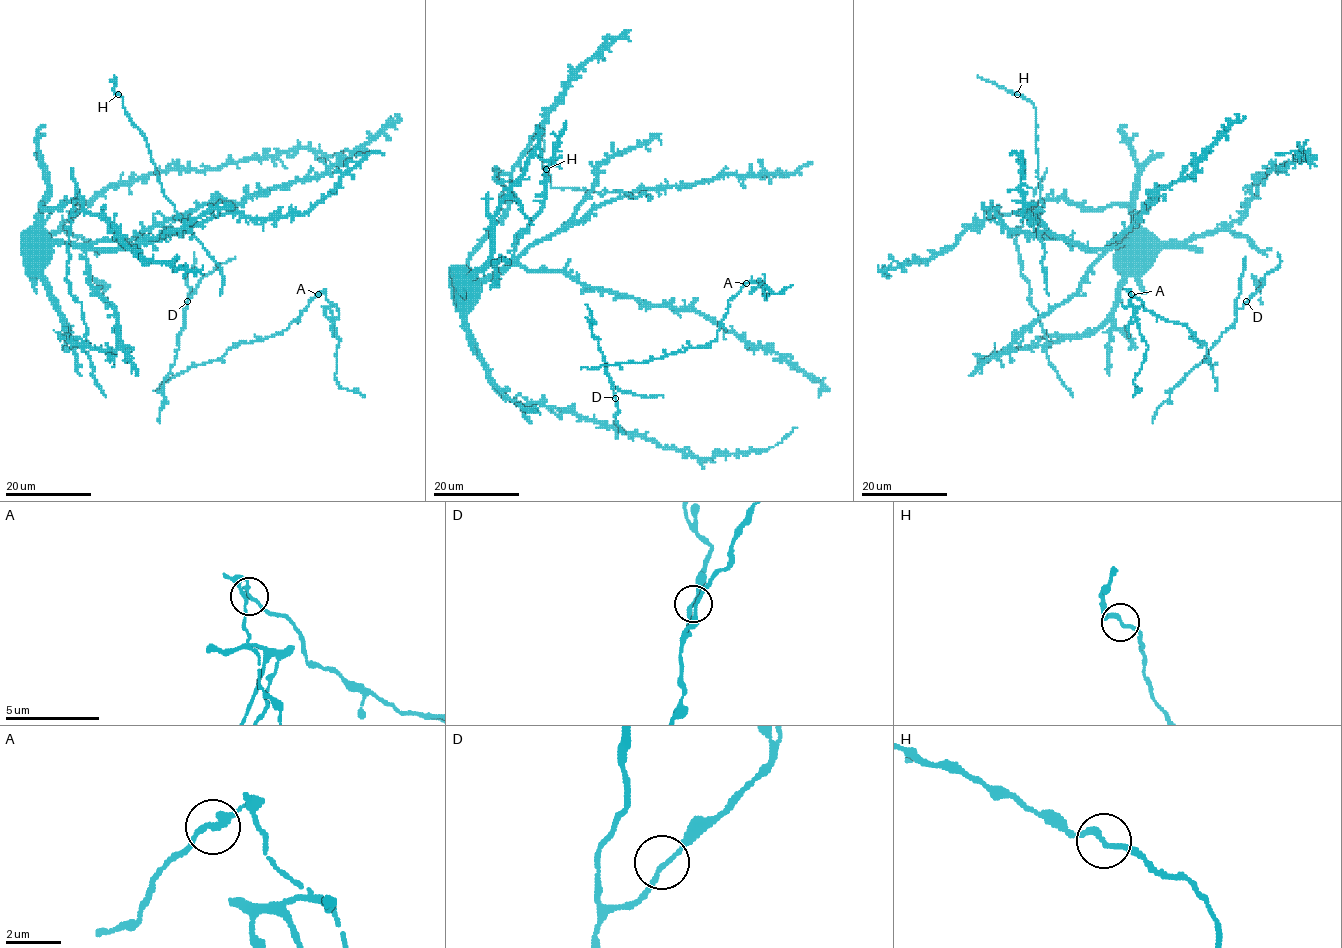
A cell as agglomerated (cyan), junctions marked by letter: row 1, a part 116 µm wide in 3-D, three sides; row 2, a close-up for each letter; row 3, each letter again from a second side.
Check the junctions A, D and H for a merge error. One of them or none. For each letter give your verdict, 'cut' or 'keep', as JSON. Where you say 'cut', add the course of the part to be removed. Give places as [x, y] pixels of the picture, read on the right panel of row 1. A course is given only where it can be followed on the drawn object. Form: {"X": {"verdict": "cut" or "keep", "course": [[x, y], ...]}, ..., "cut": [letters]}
{"A": {"verdict": "cut", "course": [[1131, 294], [1128, 292], [1134, 318], [1147, 346], [1145, 360], [1133, 383], [1141, 390], [1133, 396]]}, "D": {"verdict": "keep"}, "H": {"verdict": "keep"}, "cut": ["A"]}

